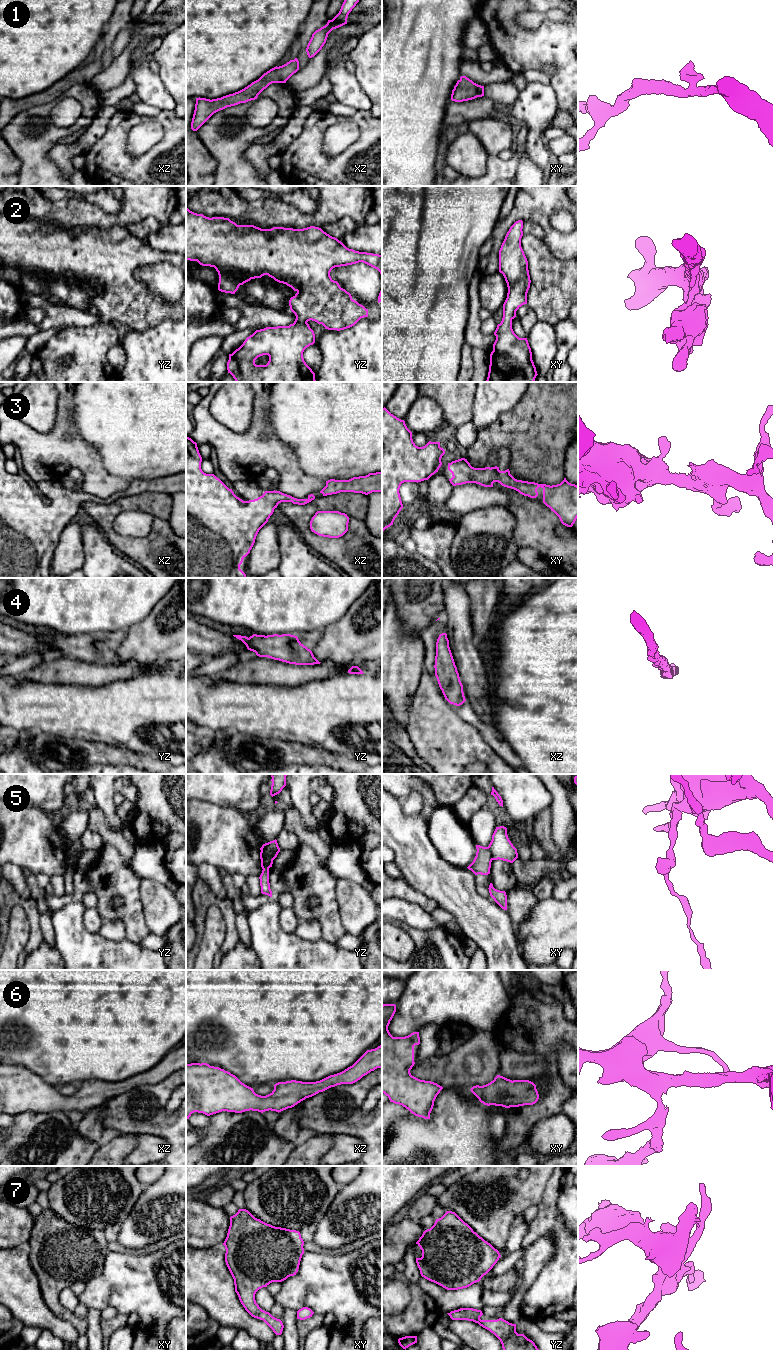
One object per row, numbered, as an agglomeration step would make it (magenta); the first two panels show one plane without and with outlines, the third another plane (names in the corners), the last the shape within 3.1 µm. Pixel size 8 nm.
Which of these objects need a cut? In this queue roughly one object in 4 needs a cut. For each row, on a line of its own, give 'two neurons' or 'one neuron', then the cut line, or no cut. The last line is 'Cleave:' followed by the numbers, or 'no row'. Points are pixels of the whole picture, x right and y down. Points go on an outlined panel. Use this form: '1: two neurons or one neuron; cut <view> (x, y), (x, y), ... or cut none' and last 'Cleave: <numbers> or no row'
1: one neuron; cut none
2: one neuron; cut none
3: one neuron; cut none
4: one neuron; cut none
5: two neurons; cut yz (262, 846), (271, 853), (272, 860)
6: one neuron; cut none
7: one neuron; cut none
Cleave: 5

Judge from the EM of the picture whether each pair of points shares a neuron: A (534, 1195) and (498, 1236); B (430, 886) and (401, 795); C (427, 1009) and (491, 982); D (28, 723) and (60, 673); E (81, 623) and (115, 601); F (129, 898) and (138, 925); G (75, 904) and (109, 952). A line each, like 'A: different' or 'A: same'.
A: same
B: different
C: same
D: different
E: same
F: same
G: same

